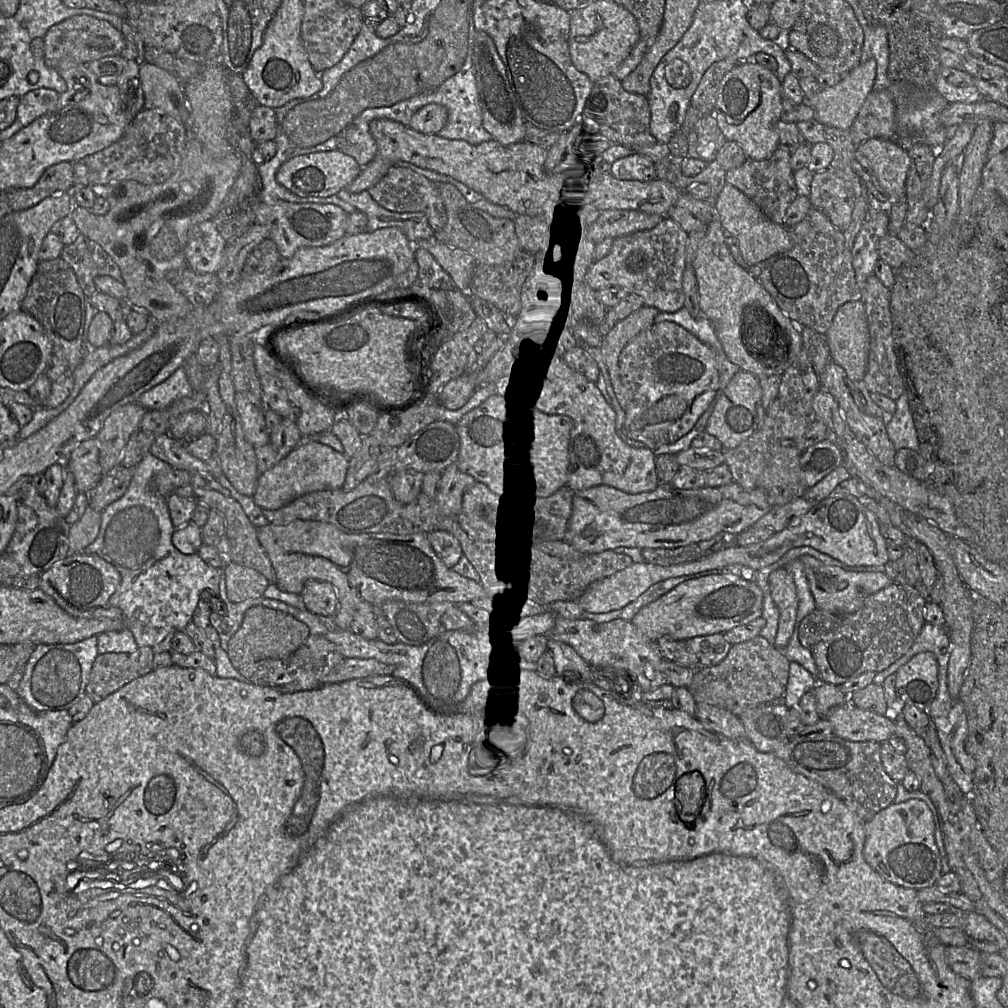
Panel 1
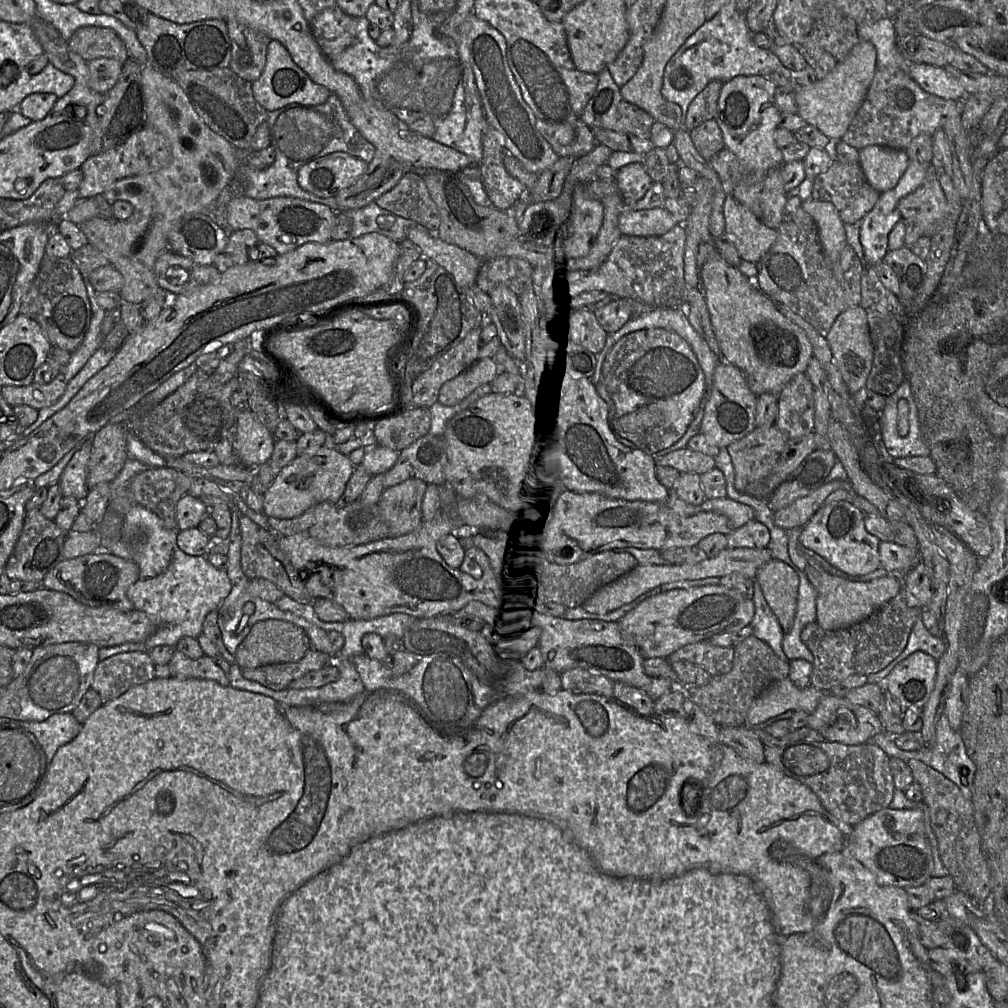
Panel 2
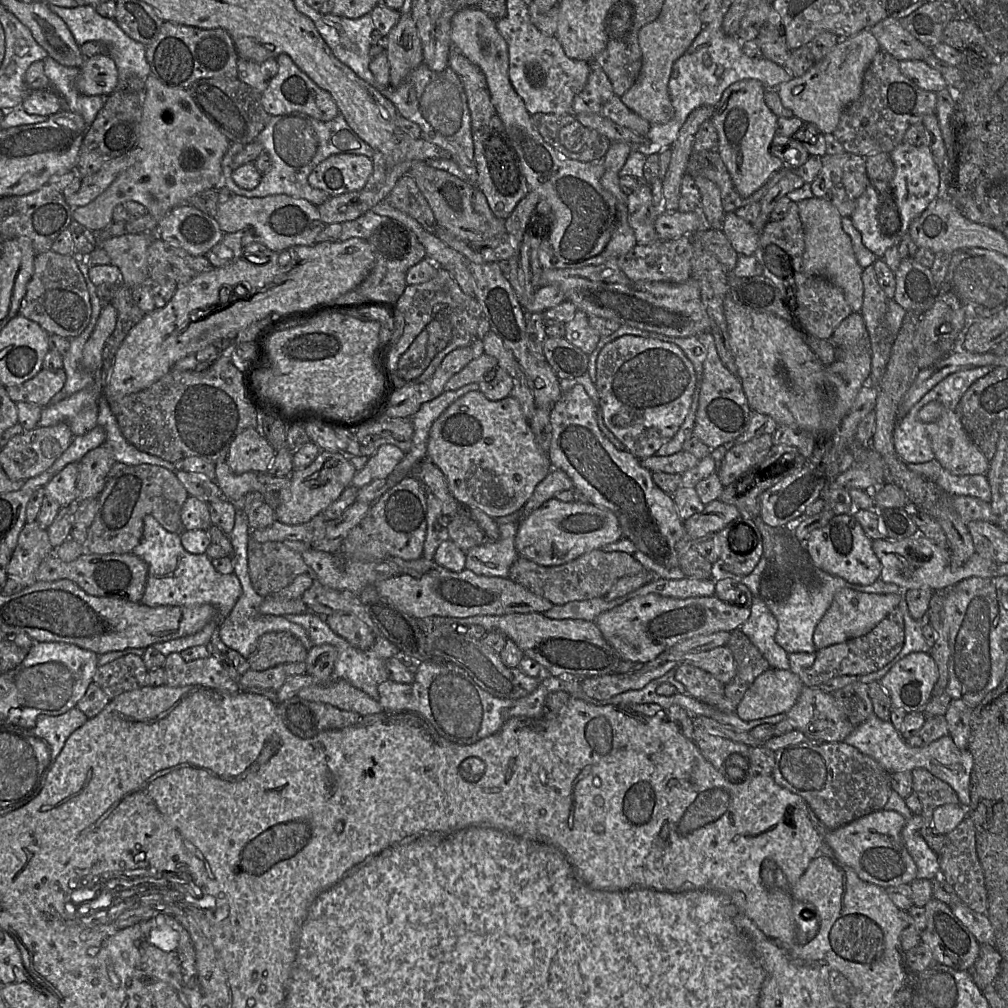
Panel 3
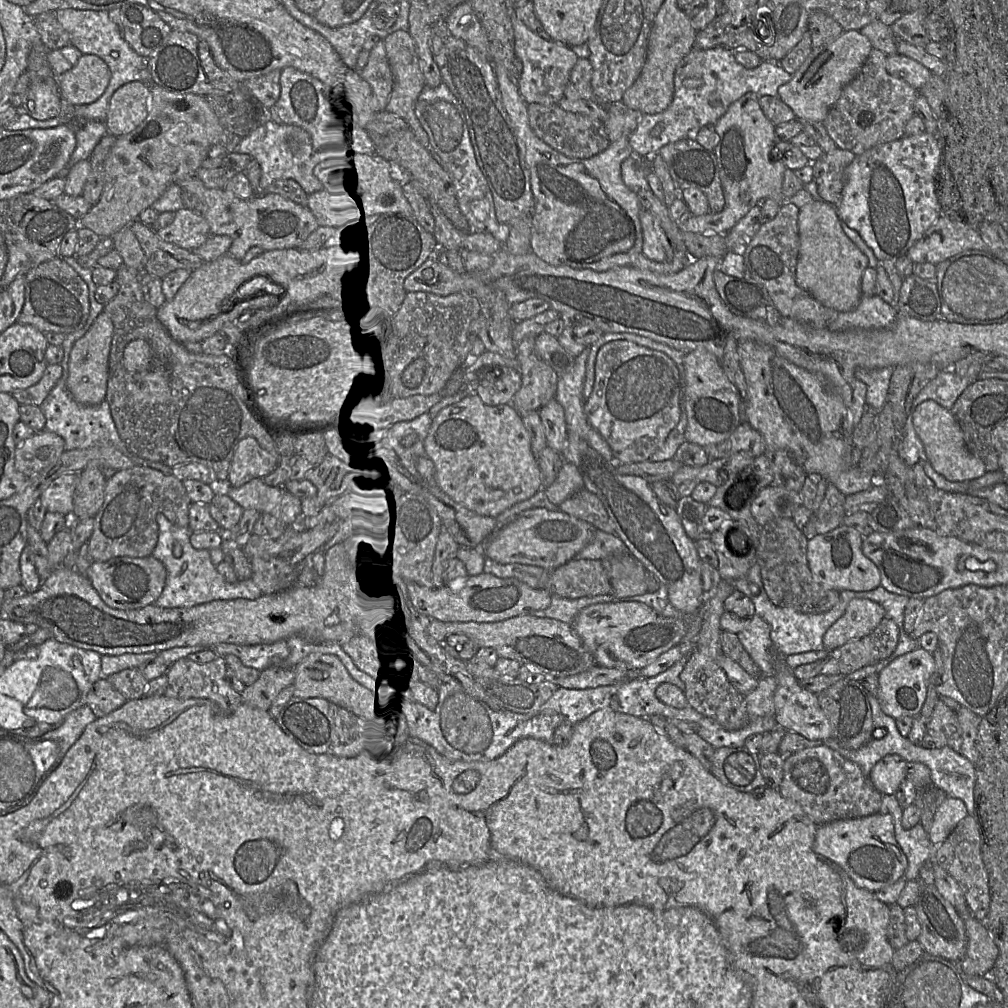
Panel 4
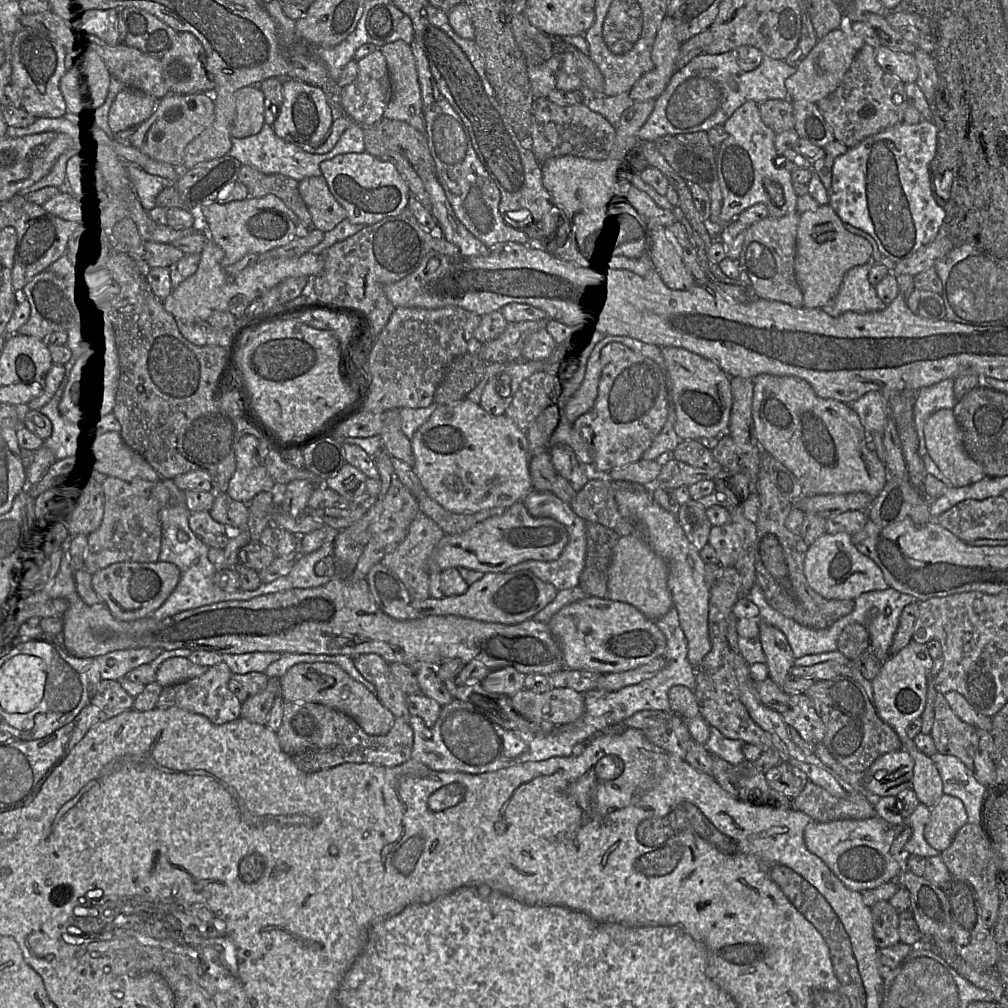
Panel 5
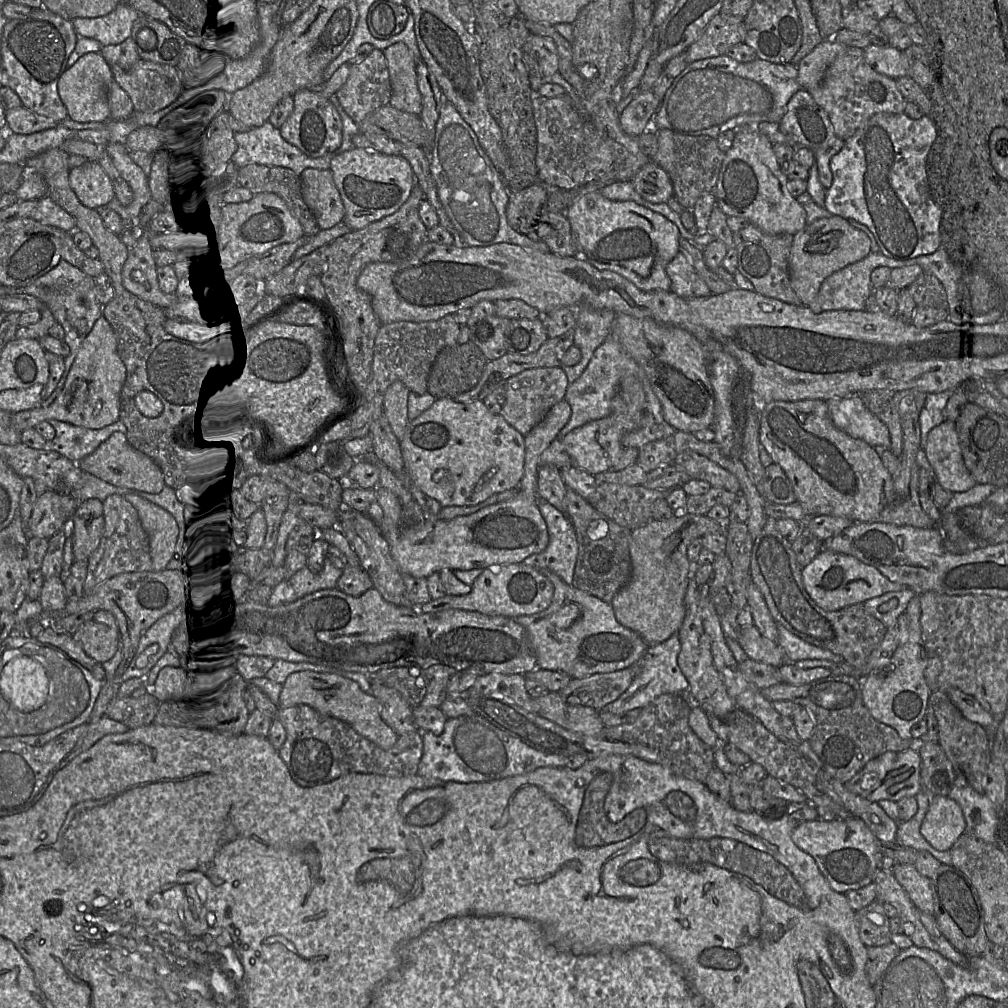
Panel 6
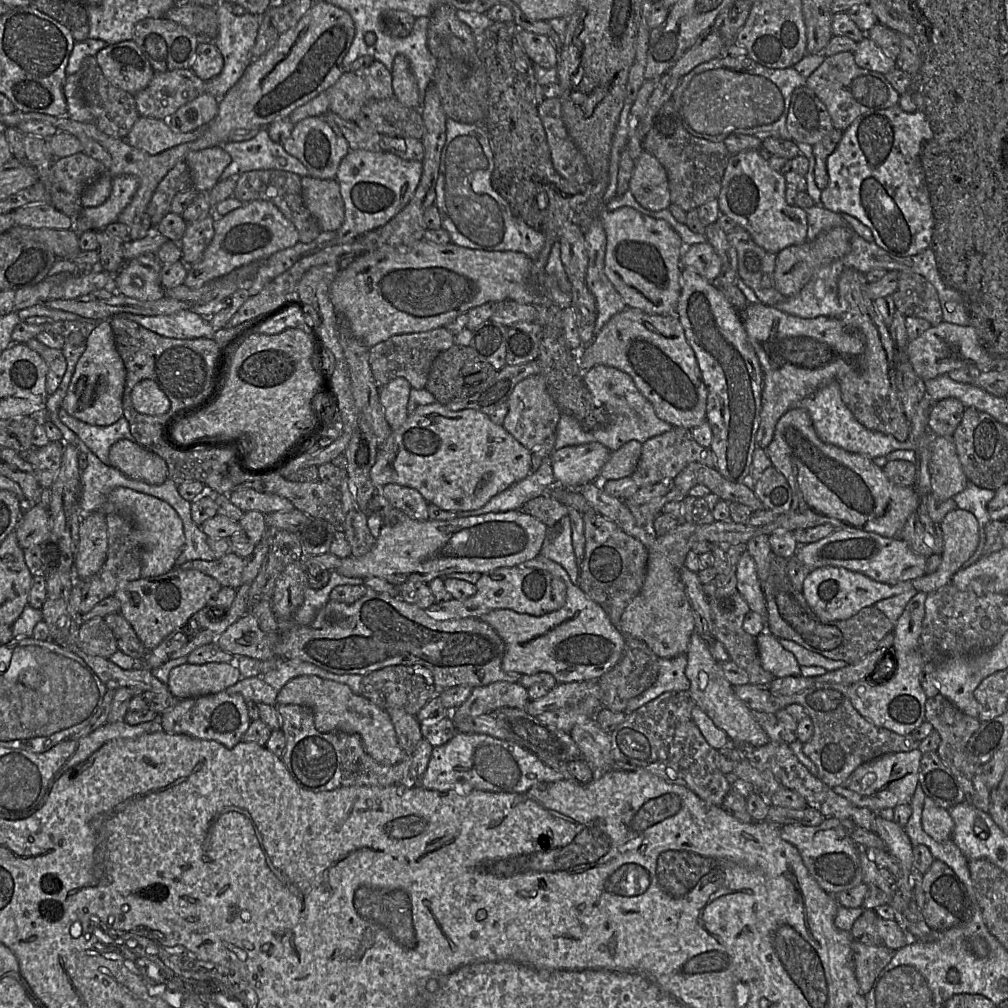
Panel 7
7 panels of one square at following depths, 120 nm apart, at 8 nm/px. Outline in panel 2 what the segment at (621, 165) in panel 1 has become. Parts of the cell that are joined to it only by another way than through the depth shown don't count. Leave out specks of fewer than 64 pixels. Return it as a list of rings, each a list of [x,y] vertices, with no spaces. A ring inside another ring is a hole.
[[[631,163],[617,170],[616,185],[625,203],[631,209],[642,199],[654,181],[646,172],[643,163]]]

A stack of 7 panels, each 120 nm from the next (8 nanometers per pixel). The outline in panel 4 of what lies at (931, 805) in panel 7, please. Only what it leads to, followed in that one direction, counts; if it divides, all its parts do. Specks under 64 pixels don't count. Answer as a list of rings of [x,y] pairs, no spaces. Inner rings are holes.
[[[947,797],[938,807],[928,837],[934,846],[942,844],[953,829],[968,816],[965,803],[957,798]]]

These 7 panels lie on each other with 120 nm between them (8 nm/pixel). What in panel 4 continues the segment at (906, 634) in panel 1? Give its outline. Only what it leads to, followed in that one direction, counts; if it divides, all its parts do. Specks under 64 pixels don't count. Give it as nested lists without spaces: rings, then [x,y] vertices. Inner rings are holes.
[[[884,617],[872,633],[829,651],[823,659],[797,667],[793,670],[793,674],[797,680],[806,680],[819,675],[840,675],[842,678],[845,678],[847,675],[854,673],[858,669],[872,665],[889,657],[896,649],[898,640],[899,628],[897,624],[890,617]]]

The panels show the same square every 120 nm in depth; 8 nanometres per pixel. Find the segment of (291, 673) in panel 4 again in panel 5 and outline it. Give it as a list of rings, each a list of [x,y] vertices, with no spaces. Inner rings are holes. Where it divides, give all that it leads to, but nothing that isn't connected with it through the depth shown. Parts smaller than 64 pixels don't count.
[[[268,678],[266,689],[249,696],[241,706],[241,717],[256,724],[266,725],[268,716],[278,695],[281,695],[280,678]]]

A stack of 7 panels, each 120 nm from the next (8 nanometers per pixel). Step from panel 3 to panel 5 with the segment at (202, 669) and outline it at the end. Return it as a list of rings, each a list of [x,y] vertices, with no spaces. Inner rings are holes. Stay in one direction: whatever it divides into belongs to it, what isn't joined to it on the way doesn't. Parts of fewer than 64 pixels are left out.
[[[224,662],[211,666],[200,676],[164,687],[157,702],[157,707],[160,709],[182,708],[207,717],[215,725],[234,721],[241,717],[242,703],[228,688],[232,675],[231,669]]]

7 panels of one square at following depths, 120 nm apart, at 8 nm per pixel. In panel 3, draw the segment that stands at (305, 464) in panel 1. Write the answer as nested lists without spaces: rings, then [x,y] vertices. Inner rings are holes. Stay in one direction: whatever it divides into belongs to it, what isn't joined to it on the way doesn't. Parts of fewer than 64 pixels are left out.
[[[321,451],[308,467],[294,470],[289,488],[278,492],[279,505],[275,508],[276,521],[284,524],[302,524],[327,509],[352,484],[356,468],[345,453]]]

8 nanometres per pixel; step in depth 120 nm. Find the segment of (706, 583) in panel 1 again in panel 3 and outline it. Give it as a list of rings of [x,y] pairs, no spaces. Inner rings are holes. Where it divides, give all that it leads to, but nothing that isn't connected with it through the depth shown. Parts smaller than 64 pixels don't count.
[[[651,593],[602,612],[594,622],[623,661],[647,664],[683,640],[740,629],[750,615],[750,607],[724,602],[716,595],[679,599]]]

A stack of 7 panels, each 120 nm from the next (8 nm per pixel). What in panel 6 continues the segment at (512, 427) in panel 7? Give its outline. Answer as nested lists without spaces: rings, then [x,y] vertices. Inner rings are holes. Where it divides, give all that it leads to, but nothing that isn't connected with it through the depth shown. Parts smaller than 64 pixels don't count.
[[[541,367],[522,371],[508,379],[505,385],[505,402],[500,416],[523,436],[539,424],[558,402],[562,401],[569,385],[562,367]]]

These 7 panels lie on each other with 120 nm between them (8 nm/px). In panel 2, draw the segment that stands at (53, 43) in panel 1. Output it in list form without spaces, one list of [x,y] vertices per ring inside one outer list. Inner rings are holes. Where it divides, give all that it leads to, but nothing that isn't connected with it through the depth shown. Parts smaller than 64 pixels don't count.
[[[81,27],[72,34],[67,42],[69,48],[86,61],[114,58],[124,64],[129,59],[129,53],[123,40],[111,28]]]

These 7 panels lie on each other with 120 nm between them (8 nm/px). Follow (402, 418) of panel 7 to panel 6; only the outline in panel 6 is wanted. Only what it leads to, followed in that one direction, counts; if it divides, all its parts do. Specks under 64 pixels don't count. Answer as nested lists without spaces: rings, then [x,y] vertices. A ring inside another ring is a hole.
[[[400,381],[394,382],[384,396],[384,415],[397,439],[401,442],[408,425],[410,390]]]

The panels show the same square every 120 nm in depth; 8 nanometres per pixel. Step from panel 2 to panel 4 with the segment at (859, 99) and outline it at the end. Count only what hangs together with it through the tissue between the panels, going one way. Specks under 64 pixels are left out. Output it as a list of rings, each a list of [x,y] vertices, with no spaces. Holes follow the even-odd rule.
[[[859,30],[843,31],[835,40],[812,49],[793,78],[779,87],[780,99],[793,110],[799,120],[824,122],[843,88],[858,75],[872,49],[870,40]]]

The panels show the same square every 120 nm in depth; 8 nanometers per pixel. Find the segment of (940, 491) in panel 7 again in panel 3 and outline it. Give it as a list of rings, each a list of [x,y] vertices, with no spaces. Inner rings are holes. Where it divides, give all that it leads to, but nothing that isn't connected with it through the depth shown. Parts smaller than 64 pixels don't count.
[[[932,401],[920,409],[918,417],[926,424],[935,459],[944,470],[955,475],[984,475],[987,473],[990,462],[970,438],[955,411],[947,409],[938,401]]]

